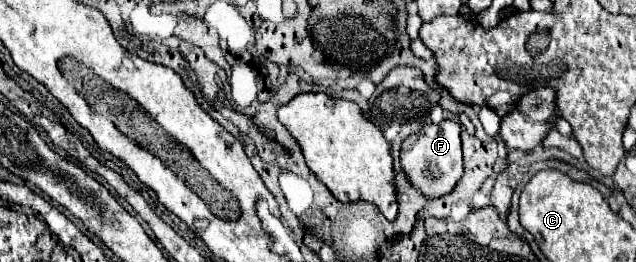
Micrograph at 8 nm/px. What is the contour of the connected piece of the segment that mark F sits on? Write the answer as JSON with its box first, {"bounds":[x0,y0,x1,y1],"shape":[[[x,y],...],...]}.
{"bounds":[401,120,463,196],"shape":[[[443,120],[441,124],[427,124],[419,132],[411,134],[401,148],[401,166],[411,184],[415,184],[425,196],[449,194],[463,176],[461,124],[455,120]]]}

